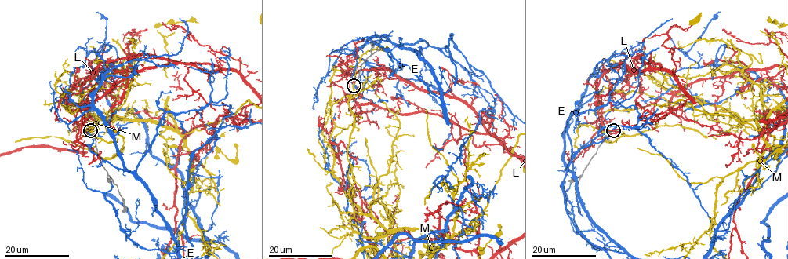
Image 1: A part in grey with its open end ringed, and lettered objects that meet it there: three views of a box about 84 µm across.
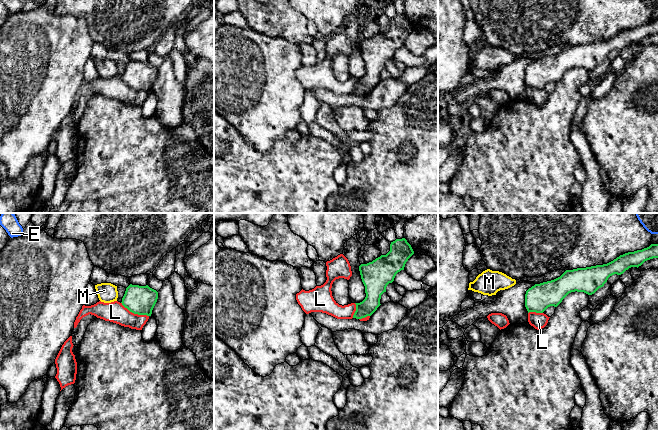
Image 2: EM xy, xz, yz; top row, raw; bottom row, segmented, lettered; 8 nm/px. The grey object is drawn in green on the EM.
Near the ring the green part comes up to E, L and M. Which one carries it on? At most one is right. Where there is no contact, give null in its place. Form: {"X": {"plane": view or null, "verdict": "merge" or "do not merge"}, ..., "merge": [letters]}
{"E": {"plane": null, "verdict": "do not merge"}, "L": {"plane": "xy", "verdict": "do not merge"}, "M": {"plane": null, "verdict": "do not merge"}, "merge": []}

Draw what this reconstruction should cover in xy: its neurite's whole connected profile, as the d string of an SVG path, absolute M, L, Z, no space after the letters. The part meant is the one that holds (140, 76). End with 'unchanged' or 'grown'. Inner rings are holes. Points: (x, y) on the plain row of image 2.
M130 60L126 64L121 79L134 90L151 92L157 75L158 68L148 61L139 62Z; unchanged

